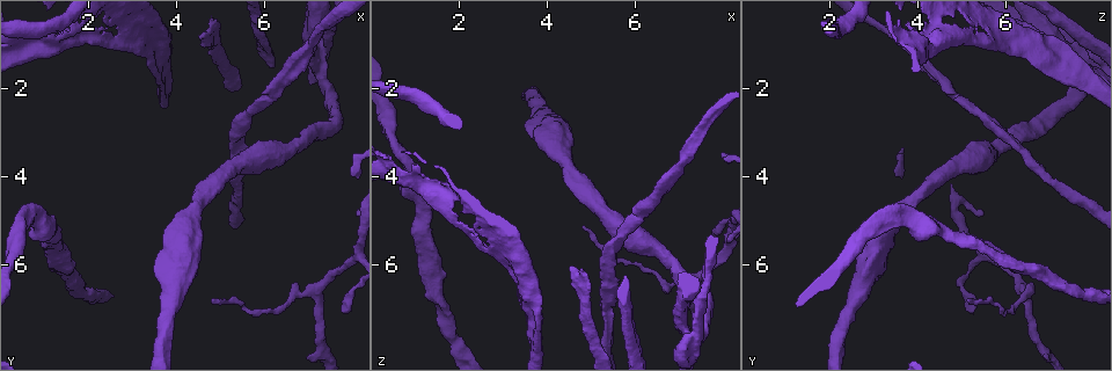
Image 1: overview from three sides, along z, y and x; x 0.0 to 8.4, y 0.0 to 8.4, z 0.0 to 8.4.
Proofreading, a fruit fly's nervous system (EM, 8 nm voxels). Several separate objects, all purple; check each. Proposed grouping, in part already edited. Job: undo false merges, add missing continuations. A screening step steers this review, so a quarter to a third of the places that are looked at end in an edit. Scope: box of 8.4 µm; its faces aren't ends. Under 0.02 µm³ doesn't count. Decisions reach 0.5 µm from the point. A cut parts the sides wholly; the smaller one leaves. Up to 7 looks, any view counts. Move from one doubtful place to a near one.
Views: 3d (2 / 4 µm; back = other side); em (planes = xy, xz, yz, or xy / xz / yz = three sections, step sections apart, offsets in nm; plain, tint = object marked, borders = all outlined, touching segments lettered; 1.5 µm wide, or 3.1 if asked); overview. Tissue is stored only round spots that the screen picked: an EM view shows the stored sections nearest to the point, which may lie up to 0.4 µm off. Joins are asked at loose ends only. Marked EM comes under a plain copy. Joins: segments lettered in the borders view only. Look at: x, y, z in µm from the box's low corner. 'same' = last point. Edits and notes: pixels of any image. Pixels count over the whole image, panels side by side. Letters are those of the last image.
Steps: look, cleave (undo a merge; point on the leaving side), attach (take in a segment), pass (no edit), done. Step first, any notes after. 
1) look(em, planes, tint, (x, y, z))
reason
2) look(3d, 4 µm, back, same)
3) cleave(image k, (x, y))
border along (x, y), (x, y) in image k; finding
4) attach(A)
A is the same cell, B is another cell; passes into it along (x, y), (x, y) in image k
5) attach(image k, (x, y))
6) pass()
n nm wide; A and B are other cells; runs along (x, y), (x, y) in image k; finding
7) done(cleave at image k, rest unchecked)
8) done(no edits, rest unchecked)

look(em, planes, borders, (5.30, 3.30, 6.15))
thin neck

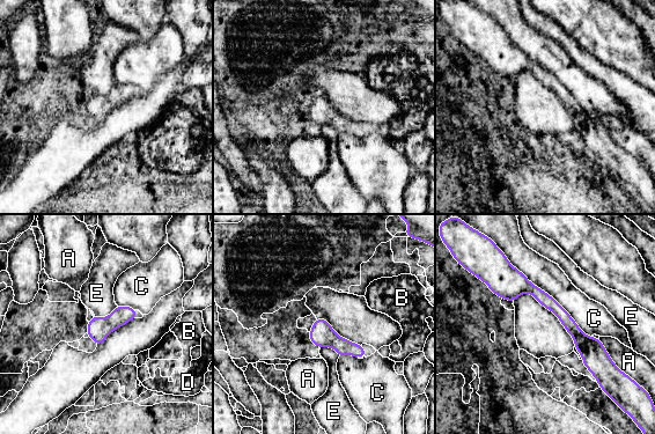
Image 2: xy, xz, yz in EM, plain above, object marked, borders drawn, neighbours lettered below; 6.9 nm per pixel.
pass()
160 nm wide; A, B, C, D and E are other cells; border along (117, 306), (104, 317), (94, 315) in image 2; one neuron here

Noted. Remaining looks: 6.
look(em, 3.1 µm, planes, borders, (3.50, 1.55, 6.80))
branch stops here

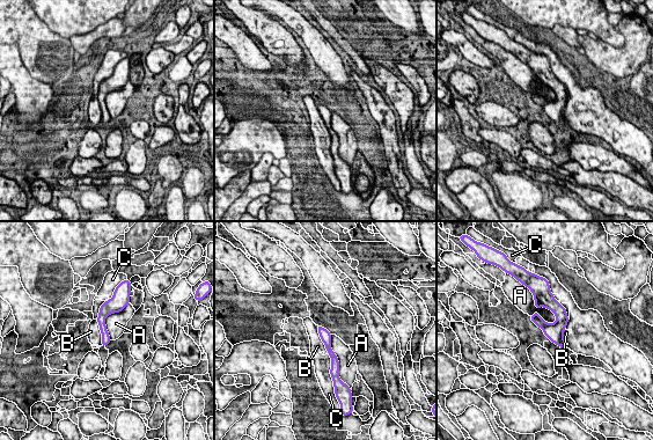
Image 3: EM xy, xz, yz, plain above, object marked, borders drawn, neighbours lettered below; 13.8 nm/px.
pass()
A, B and C are other cells; runs along (547, 299), (559, 312), (563, 343) in image 3; none of them fits

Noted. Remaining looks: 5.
look(em, planes, borders, (6.95, 1.20, 7.90))
arms run side by side

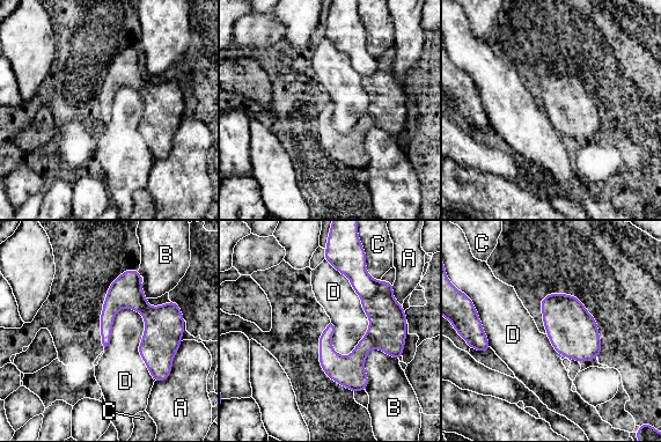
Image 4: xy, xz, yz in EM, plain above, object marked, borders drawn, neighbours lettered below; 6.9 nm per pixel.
cleave(image 4, (387, 317))
A, B, C and D are other cells; border along (379, 281), (376, 292), (361, 300) in image 4; a second neuron is stuck on

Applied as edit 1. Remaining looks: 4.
done(cleave at image 4, rest unchecked)

